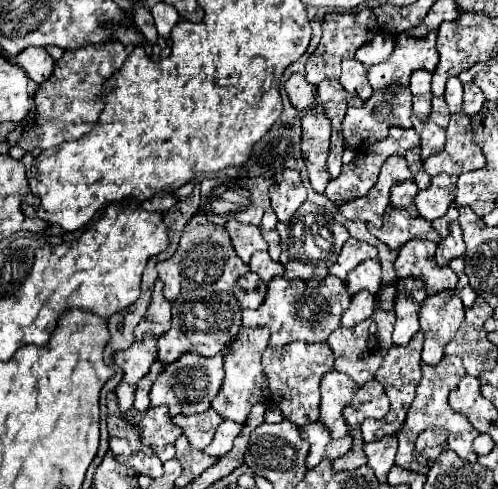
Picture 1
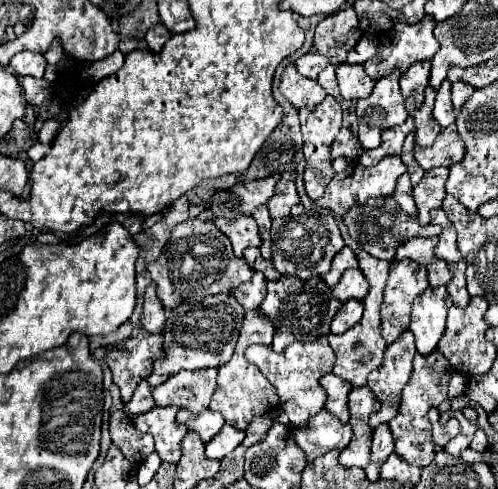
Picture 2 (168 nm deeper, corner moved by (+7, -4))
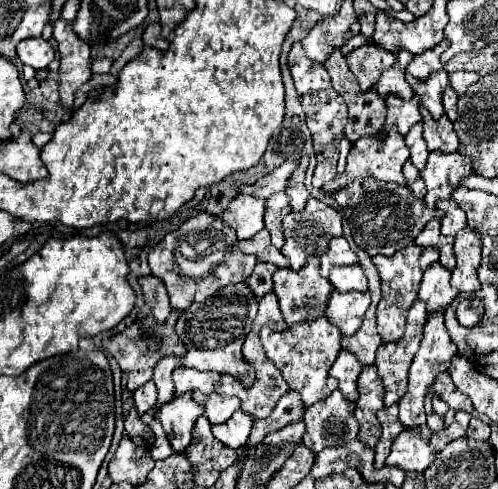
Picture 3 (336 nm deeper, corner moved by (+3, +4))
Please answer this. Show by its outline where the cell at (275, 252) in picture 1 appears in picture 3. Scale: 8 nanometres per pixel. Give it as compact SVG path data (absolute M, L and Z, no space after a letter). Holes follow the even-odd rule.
M283 192L279 194L273 194L271 198L267 198L267 210L265 210L265 228L269 230L271 234L271 244L275 248L281 248L285 238L283 238L283 230L281 230L281 220L287 212L291 212L289 208L289 202L287 202L287 196Z

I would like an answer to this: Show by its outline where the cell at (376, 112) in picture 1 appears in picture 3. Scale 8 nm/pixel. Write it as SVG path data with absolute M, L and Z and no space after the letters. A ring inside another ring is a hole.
M399 50L395 56L397 56L397 62L381 74L381 80L377 82L375 92L381 92L383 98L393 94L393 96L399 96L401 100L411 100L415 96L415 92L411 90L411 86L405 80L405 68L411 62L413 54L409 54L407 50Z

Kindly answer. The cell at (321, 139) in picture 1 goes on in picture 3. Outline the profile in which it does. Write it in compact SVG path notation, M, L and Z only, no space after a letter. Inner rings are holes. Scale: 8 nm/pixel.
M321 90L321 92L309 92L303 96L303 112L307 116L307 126L311 130L311 138L313 138L313 148L315 148L315 156L317 156L317 168L313 174L313 186L321 188L323 184L331 182L337 176L337 158L339 158L339 142L343 138L343 128L345 128L345 120L347 120L347 104L343 100L343 96L333 90Z

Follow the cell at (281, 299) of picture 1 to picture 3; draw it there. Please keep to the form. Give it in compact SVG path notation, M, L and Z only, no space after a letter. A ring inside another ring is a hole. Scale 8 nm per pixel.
M311 256L309 264L305 264L305 268L301 268L299 272L295 272L291 268L285 268L285 270L279 268L273 274L273 284L275 284L273 292L279 298L283 320L285 320L285 324L289 328L293 324L299 324L299 322L313 322L317 316L321 316L325 312L325 308L327 308L329 296L335 290L325 278L321 278L321 274L319 274L319 258L317 256Z

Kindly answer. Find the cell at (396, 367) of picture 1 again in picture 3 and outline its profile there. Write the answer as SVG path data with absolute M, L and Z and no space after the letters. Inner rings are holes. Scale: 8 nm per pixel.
M415 300L415 304L407 314L407 330L403 338L397 342L381 344L377 348L375 366L385 386L385 406L391 406L393 402L397 402L407 390L407 370L415 358L415 352L419 350L425 322L427 322L425 302ZM389 388L395 388L395 390L389 390ZM397 388L405 388L405 390L397 394ZM389 396L393 396L393 400L389 400Z

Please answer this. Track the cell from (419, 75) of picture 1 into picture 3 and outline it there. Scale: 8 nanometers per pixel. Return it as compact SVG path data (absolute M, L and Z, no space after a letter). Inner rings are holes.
M443 40L443 42L441 42L441 44L437 44L435 48L425 50L423 54L417 54L417 56L409 62L407 72L409 72L411 76L415 76L417 80L427 80L427 76L429 76L431 72L437 72L437 70L441 70L441 68L443 68L443 64L441 64L439 56L445 52L447 44L449 44L449 42L447 42L447 40Z

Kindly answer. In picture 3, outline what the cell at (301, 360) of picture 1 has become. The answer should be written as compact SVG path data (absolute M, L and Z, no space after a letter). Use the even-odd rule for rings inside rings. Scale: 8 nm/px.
M325 316L317 318L315 322L295 324L283 332L261 328L261 346L267 358L281 370L281 376L285 378L289 388L301 394L305 406L311 406L337 390L337 380L329 376L329 368L333 366L341 350L341 332Z

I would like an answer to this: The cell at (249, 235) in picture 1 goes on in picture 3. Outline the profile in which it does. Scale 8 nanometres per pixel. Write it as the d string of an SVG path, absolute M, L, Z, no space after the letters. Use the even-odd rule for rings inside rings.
M239 194L221 214L221 220L237 232L239 240L243 240L263 230L263 212L265 212L265 200Z

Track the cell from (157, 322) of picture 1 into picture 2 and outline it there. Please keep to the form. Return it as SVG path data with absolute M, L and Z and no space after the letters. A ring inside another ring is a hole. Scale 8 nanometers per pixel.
M153 282L145 290L145 308L141 316L141 326L147 332L163 332L163 326L165 326L165 308L155 294Z

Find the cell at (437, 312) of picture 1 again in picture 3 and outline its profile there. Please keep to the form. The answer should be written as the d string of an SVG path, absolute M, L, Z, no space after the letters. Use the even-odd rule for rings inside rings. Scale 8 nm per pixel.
M439 262L431 264L421 280L421 290L419 290L419 300L427 304L427 314L441 312L449 308L449 304L457 298L457 290L451 288L449 284L451 272L443 268Z

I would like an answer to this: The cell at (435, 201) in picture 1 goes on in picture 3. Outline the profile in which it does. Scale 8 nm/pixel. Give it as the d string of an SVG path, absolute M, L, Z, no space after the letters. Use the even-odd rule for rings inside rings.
M431 152L427 166L421 172L421 178L427 186L425 204L429 208L435 208L437 200L449 200L451 192L459 186L459 180L469 176L471 172L473 168L469 156L461 156L459 152Z

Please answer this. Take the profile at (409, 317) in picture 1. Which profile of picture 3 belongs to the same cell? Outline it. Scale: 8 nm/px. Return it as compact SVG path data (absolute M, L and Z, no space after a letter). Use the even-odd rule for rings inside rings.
M409 244L401 250L397 250L393 256L385 256L385 254L373 256L373 264L379 268L381 288L383 288L381 302L377 304L377 330L383 338L383 342L397 342L403 336L405 318L407 318L411 304L417 298L421 276L425 272L425 268L429 268L429 264L433 264L437 260L439 260L437 248L421 248L417 244Z

